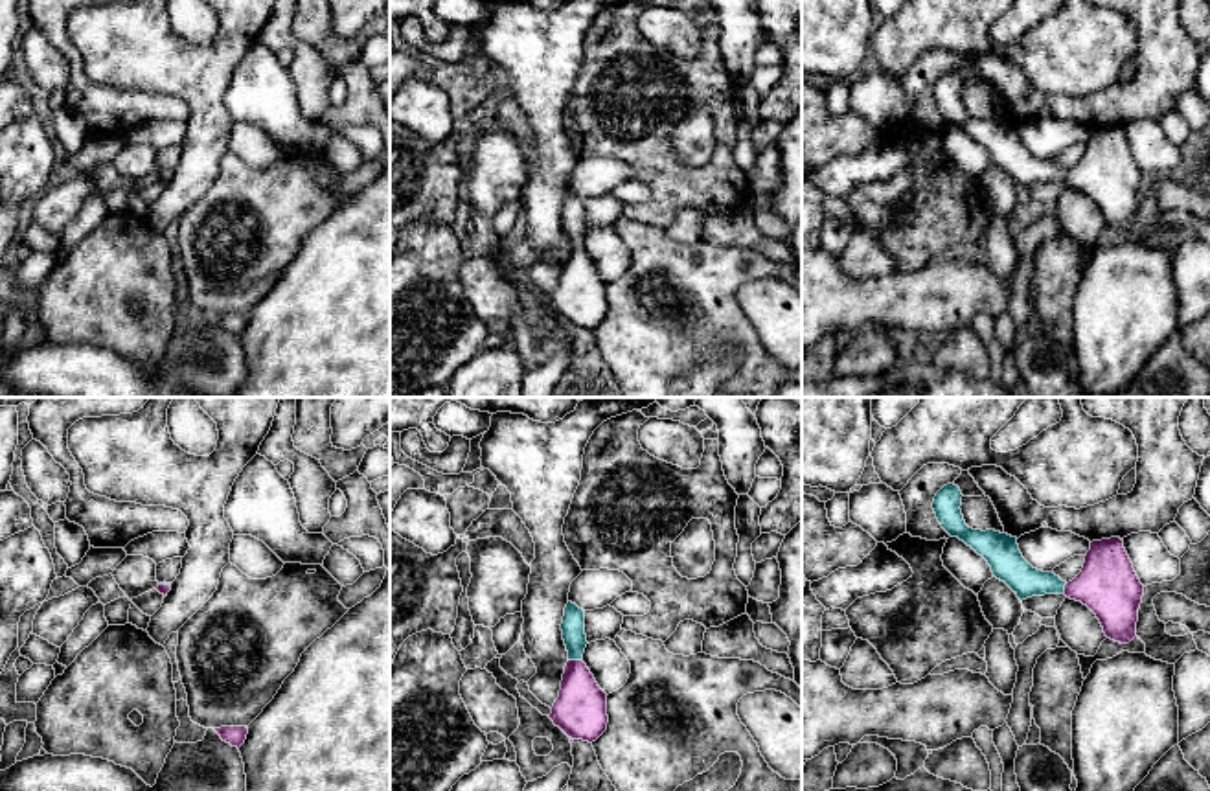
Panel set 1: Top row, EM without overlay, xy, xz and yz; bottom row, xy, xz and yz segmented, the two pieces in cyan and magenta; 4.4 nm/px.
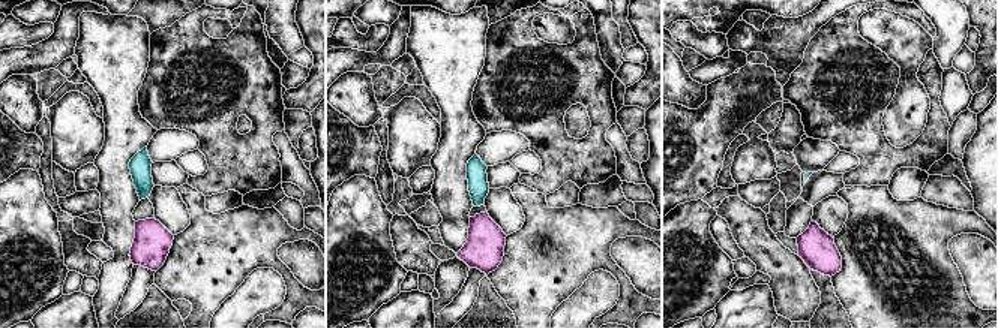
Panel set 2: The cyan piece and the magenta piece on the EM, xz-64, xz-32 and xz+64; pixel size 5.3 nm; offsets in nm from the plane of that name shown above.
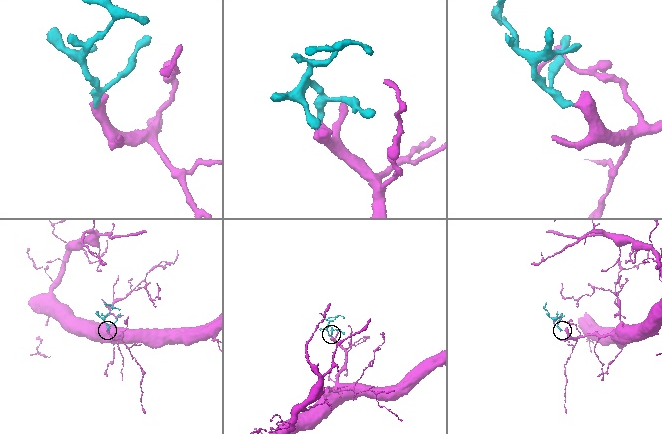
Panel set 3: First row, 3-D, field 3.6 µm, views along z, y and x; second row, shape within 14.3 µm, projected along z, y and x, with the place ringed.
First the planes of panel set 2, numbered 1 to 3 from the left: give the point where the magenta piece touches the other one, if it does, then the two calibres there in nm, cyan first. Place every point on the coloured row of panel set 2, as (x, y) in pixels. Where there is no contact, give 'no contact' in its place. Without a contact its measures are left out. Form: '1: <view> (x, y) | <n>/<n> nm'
1: no contact
2: no contact
3: no contact

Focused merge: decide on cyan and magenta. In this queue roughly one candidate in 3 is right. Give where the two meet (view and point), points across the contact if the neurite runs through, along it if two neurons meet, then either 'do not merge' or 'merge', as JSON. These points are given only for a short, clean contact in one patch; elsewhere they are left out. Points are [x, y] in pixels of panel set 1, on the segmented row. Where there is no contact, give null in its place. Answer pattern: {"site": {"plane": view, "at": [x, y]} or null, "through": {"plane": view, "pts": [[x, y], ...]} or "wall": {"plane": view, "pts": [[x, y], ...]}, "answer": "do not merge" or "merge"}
{"site": {"plane": "xz", "at": [576, 659]}, "through": {"plane": "xz", "pts": [[572, 626], [576, 659], [580, 710]]}, "answer": "merge"}

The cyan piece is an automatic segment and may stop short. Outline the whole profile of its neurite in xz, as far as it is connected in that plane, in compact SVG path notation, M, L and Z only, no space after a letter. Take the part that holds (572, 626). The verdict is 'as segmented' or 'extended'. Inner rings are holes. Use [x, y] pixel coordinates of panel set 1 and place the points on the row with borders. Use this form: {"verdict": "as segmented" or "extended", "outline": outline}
{"verdict": "extended", "outline": "M572 602L565 607L561 631L568 662L550 719L568 738L592 743L607 730L607 694L598 686L594 675L583 662L583 653L588 644L585 635L585 611Z"}

